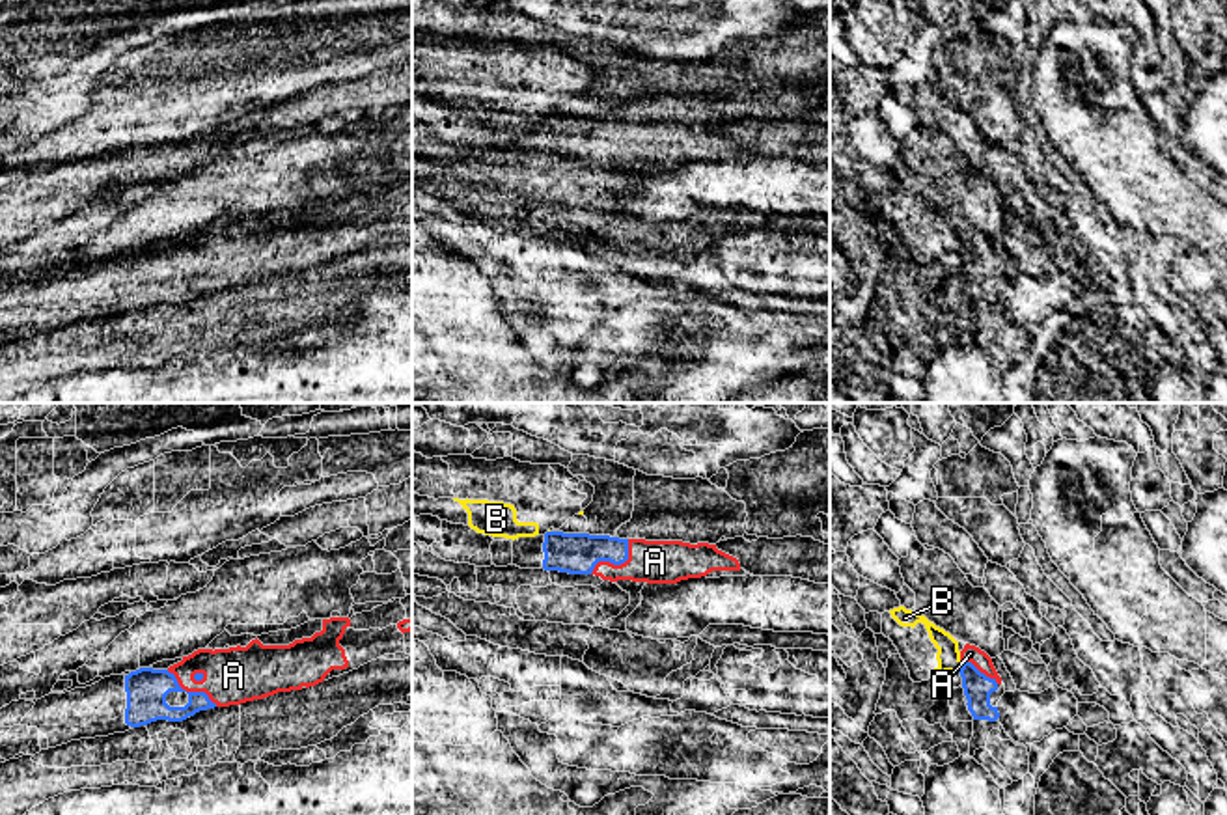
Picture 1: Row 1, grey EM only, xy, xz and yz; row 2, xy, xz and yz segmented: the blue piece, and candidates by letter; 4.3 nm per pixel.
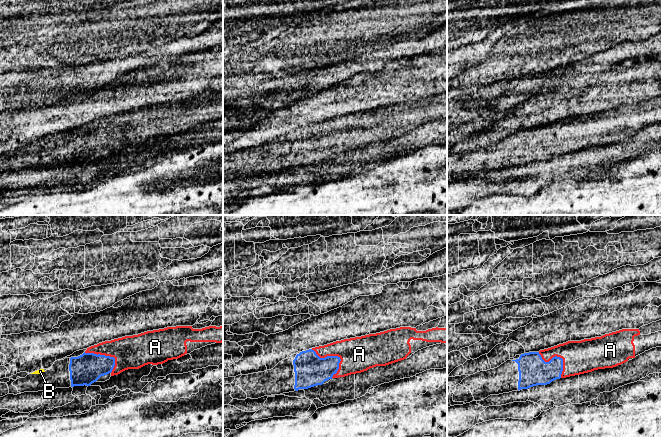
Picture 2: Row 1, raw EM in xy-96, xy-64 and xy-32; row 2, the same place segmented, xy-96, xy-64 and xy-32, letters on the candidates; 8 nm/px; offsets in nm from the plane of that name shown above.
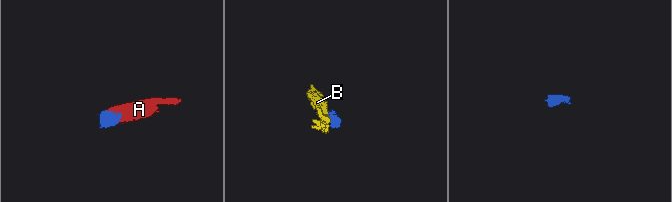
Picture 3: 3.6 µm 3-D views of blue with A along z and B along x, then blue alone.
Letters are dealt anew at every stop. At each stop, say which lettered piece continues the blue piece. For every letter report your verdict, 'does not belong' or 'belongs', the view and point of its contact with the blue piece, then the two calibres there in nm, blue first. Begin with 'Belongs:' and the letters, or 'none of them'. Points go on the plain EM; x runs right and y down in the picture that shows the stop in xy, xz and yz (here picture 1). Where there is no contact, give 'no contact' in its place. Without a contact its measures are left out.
Belongs: A
A: belongs | xz (616, 146) | 180/190 nm
B: does not belong | yz (961, 250) | 120/100 nm

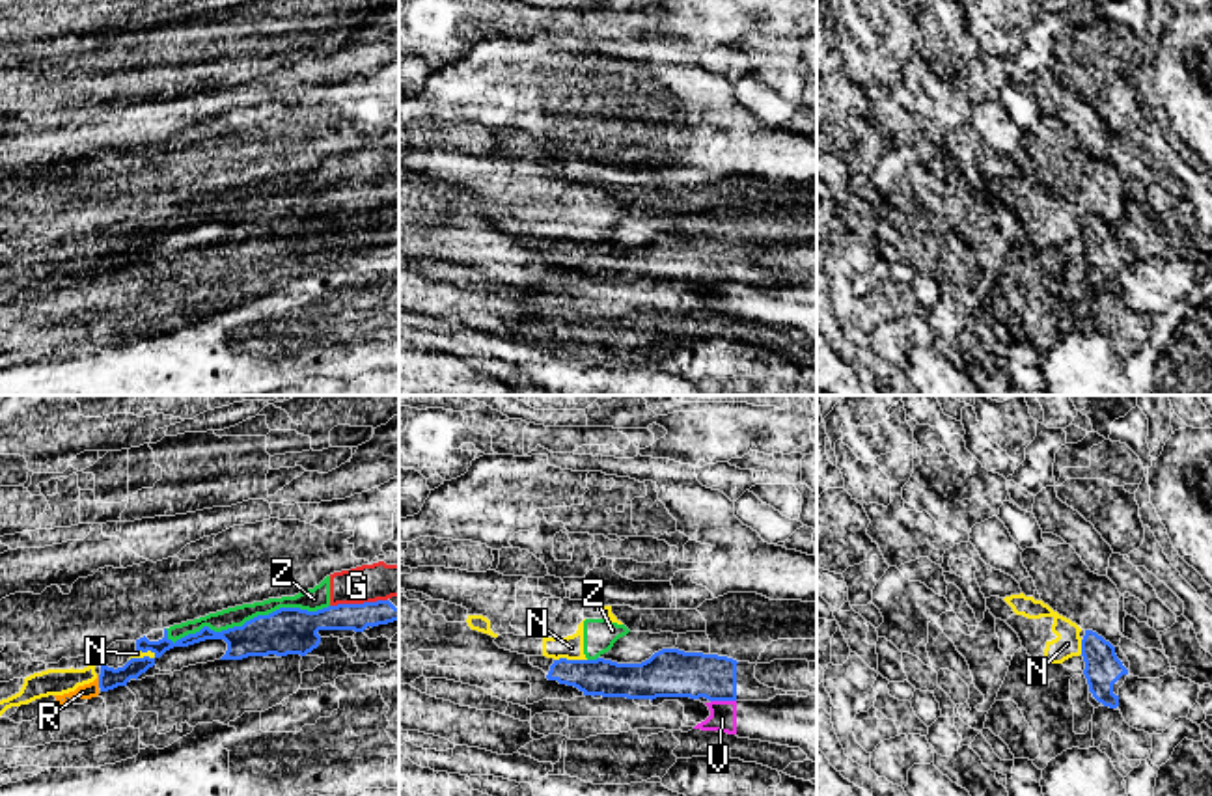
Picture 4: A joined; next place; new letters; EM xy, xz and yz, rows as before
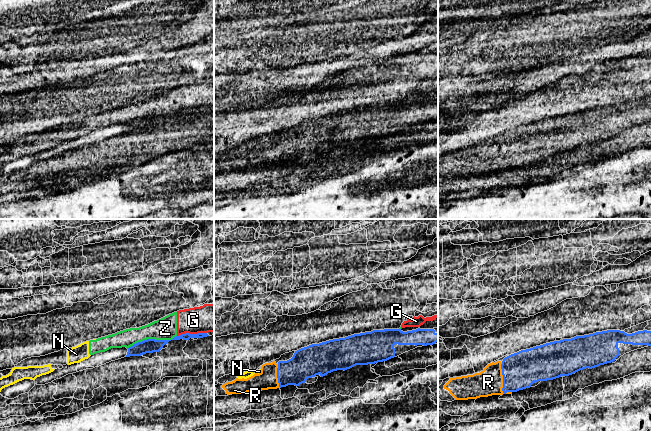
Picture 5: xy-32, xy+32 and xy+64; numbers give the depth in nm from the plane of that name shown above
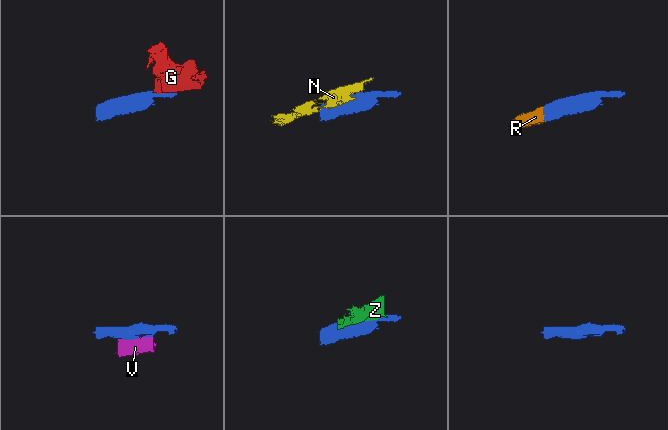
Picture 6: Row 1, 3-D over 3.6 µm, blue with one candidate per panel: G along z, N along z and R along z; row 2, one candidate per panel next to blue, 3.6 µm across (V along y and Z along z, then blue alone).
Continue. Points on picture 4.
Belongs: R
G: does not belong | xy (358, 187) | 130/160 nm
N: does not belong | xz (569, 243) | 160/110 nm
R: belongs | xy (99, 263) | 90/70 nm
V: does not belong | xz (724, 282) | 200/120 nm
Z: does not belong | xy (247, 204) | 200/90 nm

